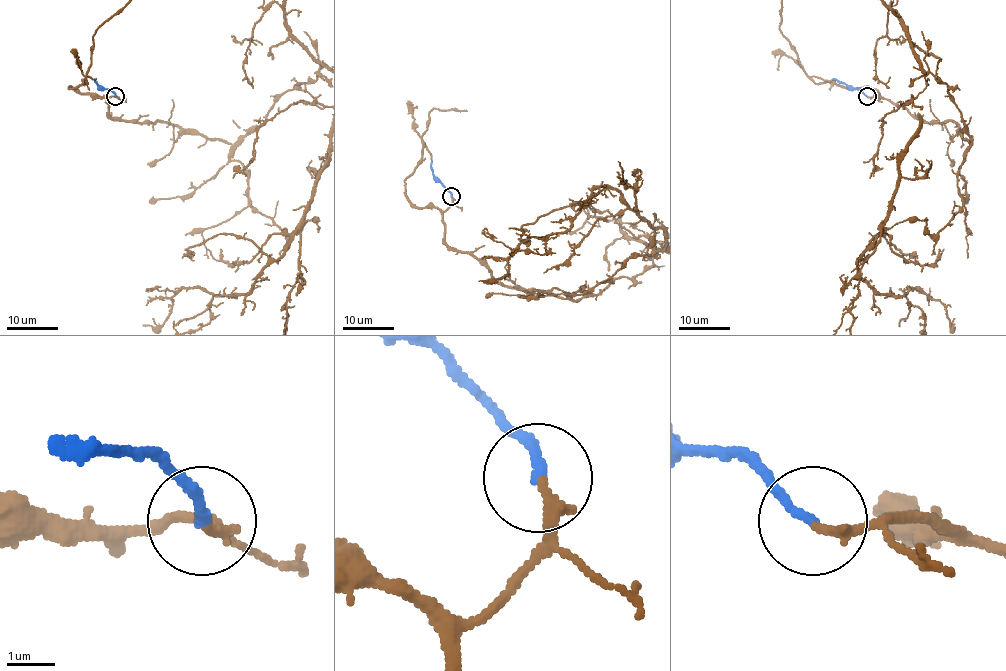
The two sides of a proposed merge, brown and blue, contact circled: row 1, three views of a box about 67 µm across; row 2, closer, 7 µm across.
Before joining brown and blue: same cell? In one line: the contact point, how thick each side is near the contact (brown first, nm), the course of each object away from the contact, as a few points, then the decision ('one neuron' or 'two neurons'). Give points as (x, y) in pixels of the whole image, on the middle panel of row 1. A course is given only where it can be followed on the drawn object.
at (451, 196); 200 nm thick on the brown side, 200 nm on the other; blue runs (451, 196), (432, 173), (432, 160); one neuron

